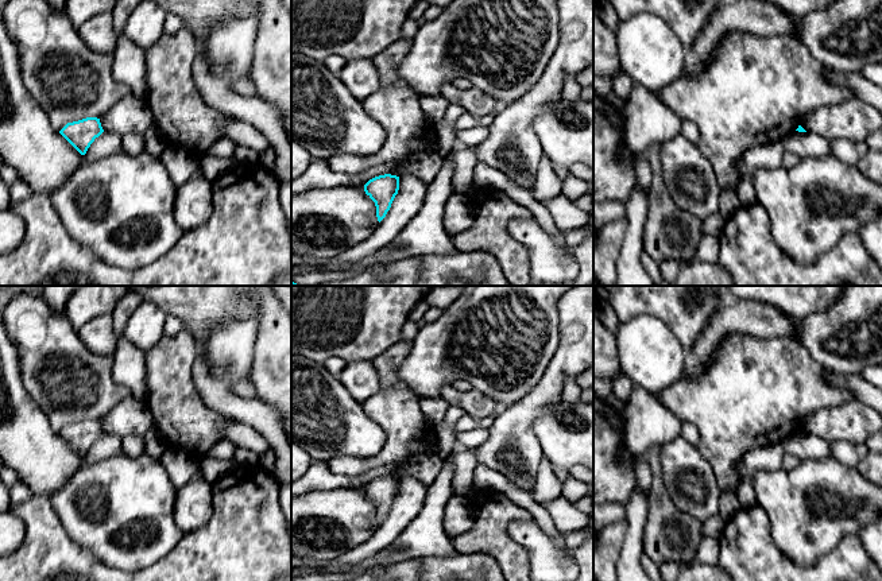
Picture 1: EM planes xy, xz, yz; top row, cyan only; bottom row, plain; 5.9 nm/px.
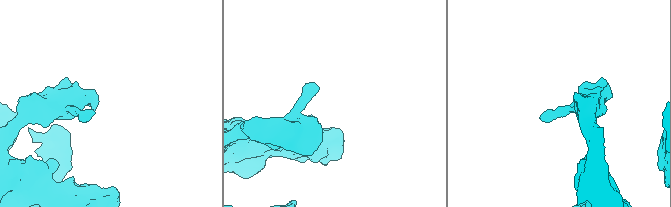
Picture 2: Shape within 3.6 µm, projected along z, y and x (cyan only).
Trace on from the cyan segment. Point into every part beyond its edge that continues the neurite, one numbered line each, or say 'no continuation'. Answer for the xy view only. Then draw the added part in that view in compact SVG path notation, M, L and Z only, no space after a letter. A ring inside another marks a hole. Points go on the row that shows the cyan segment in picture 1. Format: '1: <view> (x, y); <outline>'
no continuation

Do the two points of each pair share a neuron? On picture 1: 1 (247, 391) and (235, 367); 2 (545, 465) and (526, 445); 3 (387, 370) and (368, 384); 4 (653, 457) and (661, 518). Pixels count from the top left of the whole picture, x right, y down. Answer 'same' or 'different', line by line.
1: different
2: different
3: different
4: same

